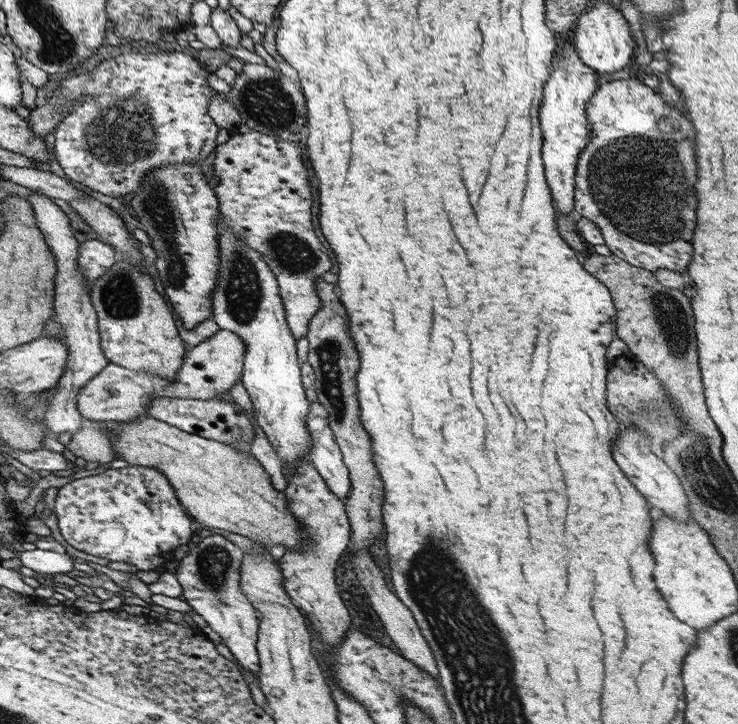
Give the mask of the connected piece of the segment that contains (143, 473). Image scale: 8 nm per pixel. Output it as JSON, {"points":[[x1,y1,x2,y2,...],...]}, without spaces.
{"points":[[128,464,124,468,109,468,97,475,73,479,58,488,54,503,57,530,69,546,107,562,133,564,139,571,163,572,166,562,163,555,173,550,180,554,193,533,193,522,181,509,173,487,169,485,167,477,155,467,134,469]]}

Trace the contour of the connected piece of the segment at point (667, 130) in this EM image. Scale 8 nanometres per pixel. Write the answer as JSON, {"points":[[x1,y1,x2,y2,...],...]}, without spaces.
{"points":[[636,76,629,79,618,79,605,82,596,87,595,91,587,103,585,103,586,120,591,126,589,131,589,141,583,150,579,151,577,164,575,167,574,193,573,193,573,210,572,213,580,218,587,218,589,222,593,222,599,232,602,234,604,244,611,251,611,254,621,258,621,260,629,263,631,266,641,268,643,271,653,272,659,268,665,268,679,272,686,276,687,265,691,261,692,245,690,244,691,234,695,229,695,194,693,194,693,182,695,182,695,132,693,132,693,124,688,118,677,111,672,104,663,101,659,94,643,85,641,80]]}

